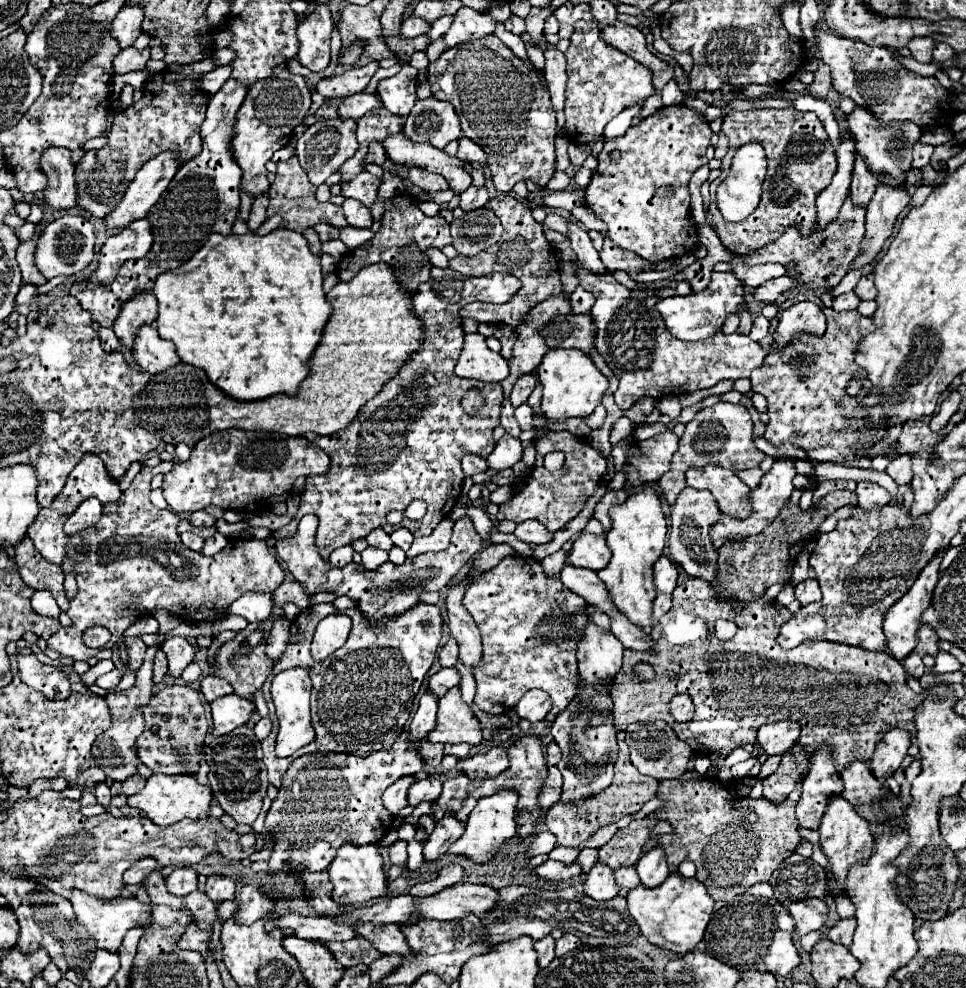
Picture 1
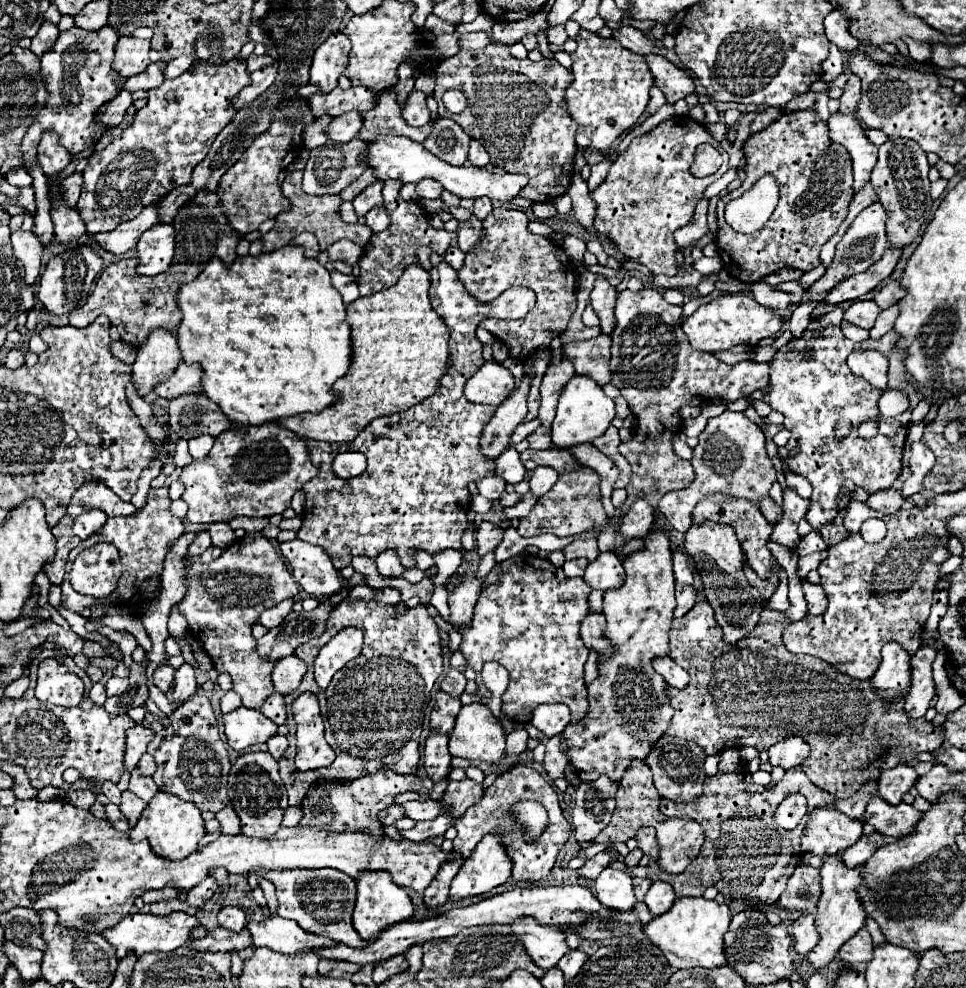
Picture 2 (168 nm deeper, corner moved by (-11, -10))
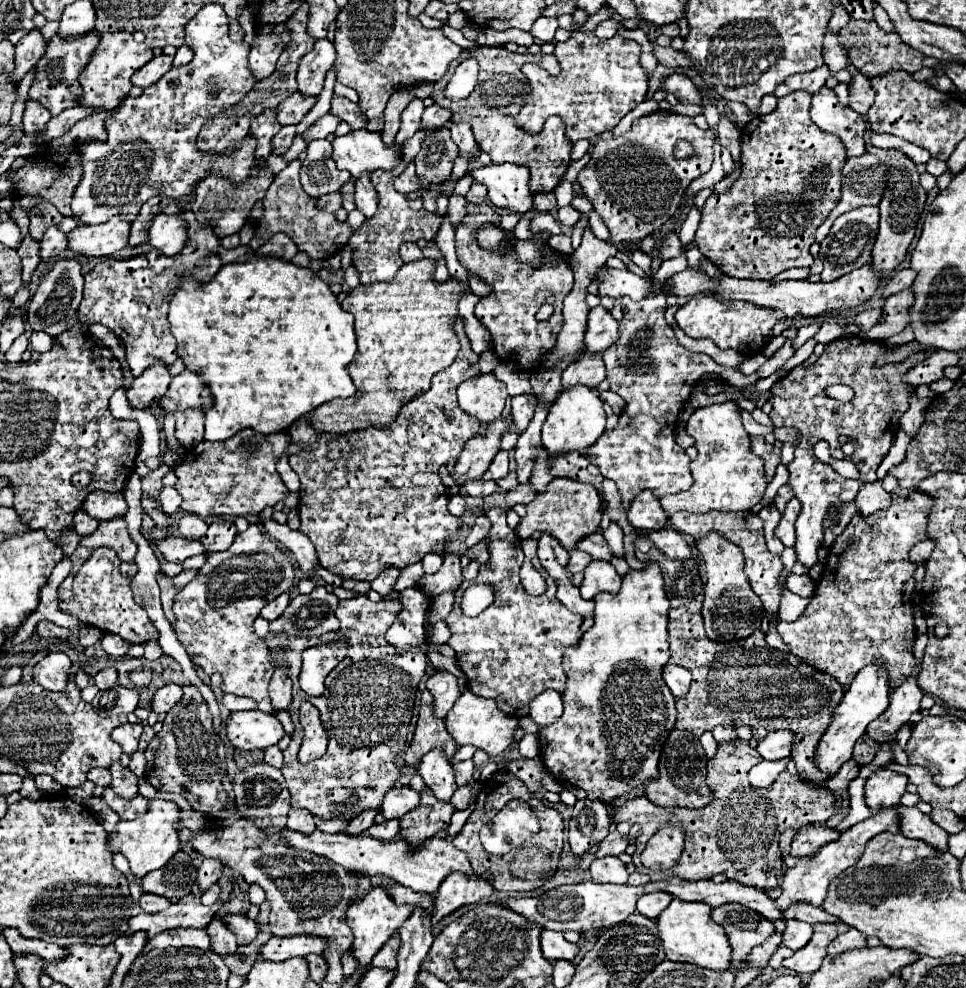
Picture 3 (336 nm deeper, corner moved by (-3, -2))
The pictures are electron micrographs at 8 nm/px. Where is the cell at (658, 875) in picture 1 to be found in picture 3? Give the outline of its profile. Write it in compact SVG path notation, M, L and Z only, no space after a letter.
M656 890L656 892L652 892L652 894L640 896L636 908L638 908L638 912L640 912L642 916L654 920L654 918L658 918L660 912L670 904L670 900L672 900L672 894L662 892L662 890Z

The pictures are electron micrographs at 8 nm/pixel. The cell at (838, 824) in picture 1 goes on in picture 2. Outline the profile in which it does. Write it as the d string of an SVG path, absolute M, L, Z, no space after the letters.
M832 854L832 856L824 858L824 866L820 870L820 876L822 876L822 894L820 894L818 904L816 904L818 912L814 916L816 918L816 930L820 934L820 940L818 940L816 948L806 956L806 960L816 970L826 968L836 958L836 952L840 950L840 946L844 942L848 942L852 938L852 934L856 934L864 926L864 922L866 922L864 910L860 906L860 900L856 898L856 886L860 886L860 882L862 882L860 868L862 866L858 866L856 870L846 868L840 862L840 856L838 854Z

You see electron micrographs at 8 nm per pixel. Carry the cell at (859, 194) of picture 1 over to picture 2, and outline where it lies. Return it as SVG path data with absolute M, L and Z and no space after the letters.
M880 202L868 206L860 216L856 216L856 220L852 222L852 226L846 230L846 234L842 236L842 240L838 242L836 246L836 254L834 254L834 260L832 264L828 266L826 274L816 280L810 288L808 288L808 298L806 302L802 302L800 306L796 306L794 314L790 316L788 320L788 330L792 332L792 338L802 338L806 328L808 328L808 322L810 322L810 314L814 312L814 308L818 306L818 302L822 300L822 296L832 290L840 280L846 280L850 276L854 276L856 272L866 272L874 262L878 262L882 258L882 254L886 252L888 248L888 240L886 240L886 212L882 208Z

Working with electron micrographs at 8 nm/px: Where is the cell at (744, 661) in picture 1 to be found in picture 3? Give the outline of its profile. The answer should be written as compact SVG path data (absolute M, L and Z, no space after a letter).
M692 600L686 606L672 608L668 616L668 640L670 640L670 664L682 664L692 674L690 690L684 698L676 698L676 728L690 730L696 736L712 732L716 726L750 726L770 730L792 730L794 744L791 757L798 774L806 774L816 784L830 780L816 764L816 746L834 718L844 688L830 674L818 672L804 660L790 652L774 650L766 644L762 628L752 636L736 642L710 642L704 632L700 602Z

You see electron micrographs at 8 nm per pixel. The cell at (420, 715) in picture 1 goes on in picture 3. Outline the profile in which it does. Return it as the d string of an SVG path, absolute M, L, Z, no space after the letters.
M432 748L430 754L424 754L424 760L418 764L418 774L438 800L450 800L458 788L454 782L452 764L448 758L444 758L444 750L440 748Z

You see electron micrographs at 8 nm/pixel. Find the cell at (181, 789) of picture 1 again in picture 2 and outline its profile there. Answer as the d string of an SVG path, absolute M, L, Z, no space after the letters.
M158 792L152 798L152 802L146 806L138 824L128 832L128 838L132 842L148 840L150 848L156 856L162 856L166 860L182 860L196 850L196 846L204 834L206 834L206 830L204 830L202 812L196 806L192 806L190 802L180 802L180 798L176 798L174 794Z

